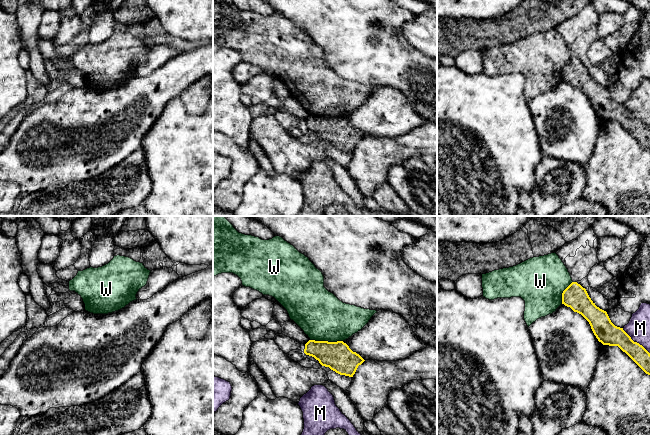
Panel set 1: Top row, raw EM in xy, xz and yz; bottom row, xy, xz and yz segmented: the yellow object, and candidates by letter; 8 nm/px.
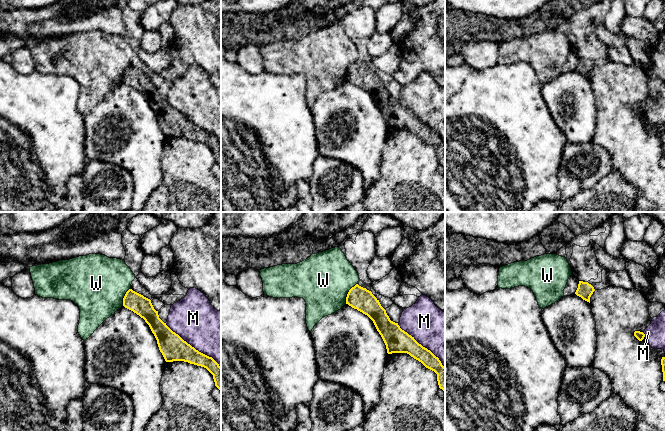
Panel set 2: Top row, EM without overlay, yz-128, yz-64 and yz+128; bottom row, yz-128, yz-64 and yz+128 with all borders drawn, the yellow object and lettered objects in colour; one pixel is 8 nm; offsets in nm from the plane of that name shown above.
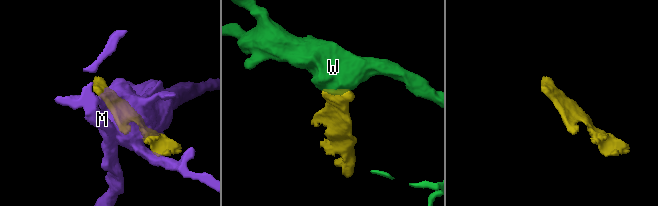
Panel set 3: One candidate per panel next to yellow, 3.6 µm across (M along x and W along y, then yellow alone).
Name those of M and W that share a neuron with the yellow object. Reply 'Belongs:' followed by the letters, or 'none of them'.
Belongs: none of them

